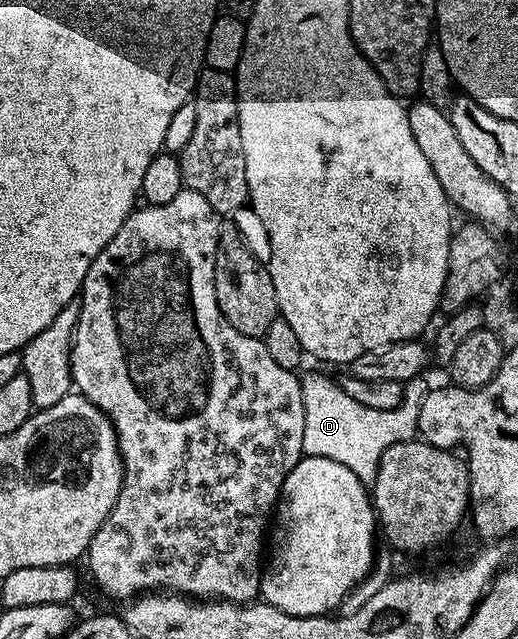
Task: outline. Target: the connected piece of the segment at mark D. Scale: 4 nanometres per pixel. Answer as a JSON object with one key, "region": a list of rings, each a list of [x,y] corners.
{"region":[[[313,371],[310,375],[302,374],[301,392],[303,393],[303,452],[315,457],[331,457],[347,465],[355,477],[366,485],[375,481],[379,461],[391,445],[408,439],[418,438],[419,405],[423,405],[425,392],[431,383],[425,377],[410,379],[401,392],[401,403],[395,409],[367,409],[359,401],[343,393],[340,382],[328,379],[325,375]]]}

